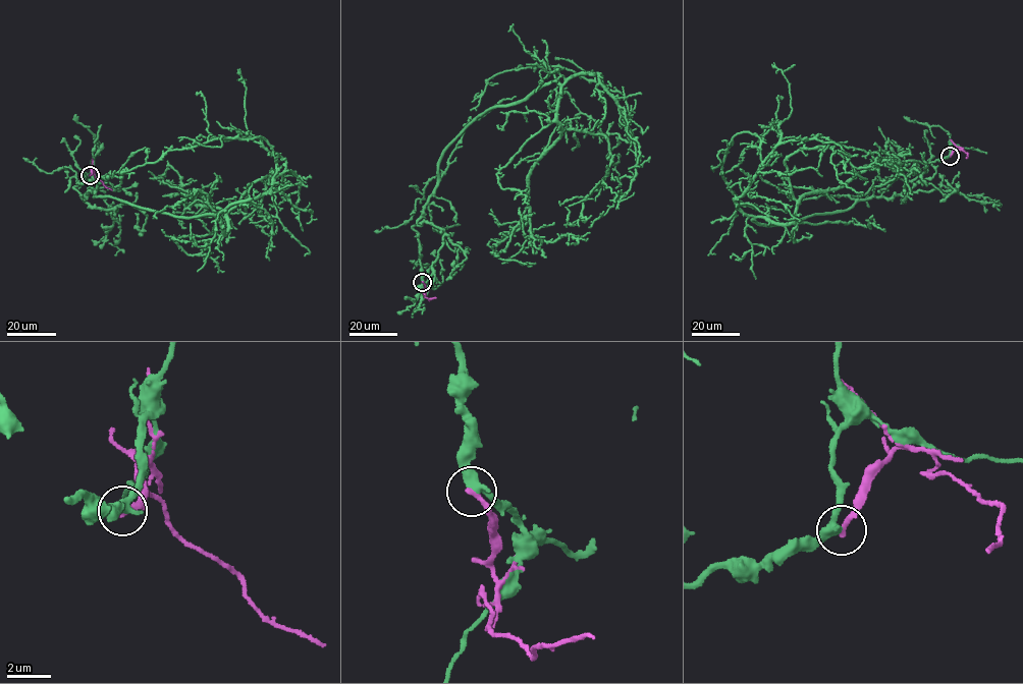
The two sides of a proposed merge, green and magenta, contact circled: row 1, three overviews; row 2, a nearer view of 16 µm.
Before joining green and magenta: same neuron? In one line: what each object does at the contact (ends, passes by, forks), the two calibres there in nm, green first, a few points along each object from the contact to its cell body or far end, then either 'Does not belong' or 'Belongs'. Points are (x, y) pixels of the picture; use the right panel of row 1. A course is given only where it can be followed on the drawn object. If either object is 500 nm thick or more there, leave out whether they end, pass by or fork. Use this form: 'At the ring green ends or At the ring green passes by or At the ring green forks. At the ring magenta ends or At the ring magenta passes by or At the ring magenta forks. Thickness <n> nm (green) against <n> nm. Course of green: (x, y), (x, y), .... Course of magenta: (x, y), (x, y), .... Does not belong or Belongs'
At the ring green passes by. At the ring magenta ends. Thickness 400 nm (green) against 280 nm. Course of green: (950, 156), (891, 198), (768, 225), (735, 202), (761, 162), (760, 138), (736, 133), (729, 188), (787, 213). Course of magenta: (950, 156), (959, 147), (967, 154), (967, 158). Does not belong

